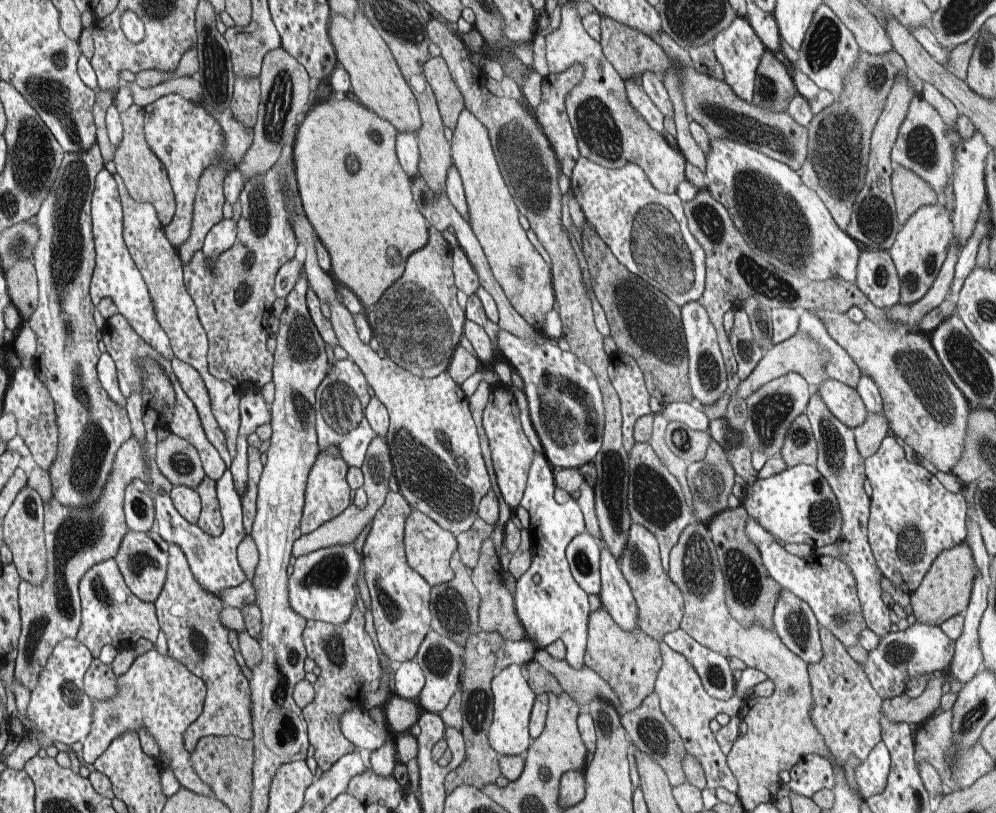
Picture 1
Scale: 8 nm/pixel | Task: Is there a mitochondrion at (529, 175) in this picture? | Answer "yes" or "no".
yes

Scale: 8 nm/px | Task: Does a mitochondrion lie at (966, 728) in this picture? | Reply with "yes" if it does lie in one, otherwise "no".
yes

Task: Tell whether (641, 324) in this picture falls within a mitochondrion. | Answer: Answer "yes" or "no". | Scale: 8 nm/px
yes

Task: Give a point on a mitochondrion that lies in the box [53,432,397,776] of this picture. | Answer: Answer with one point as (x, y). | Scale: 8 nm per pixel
(330, 572)

